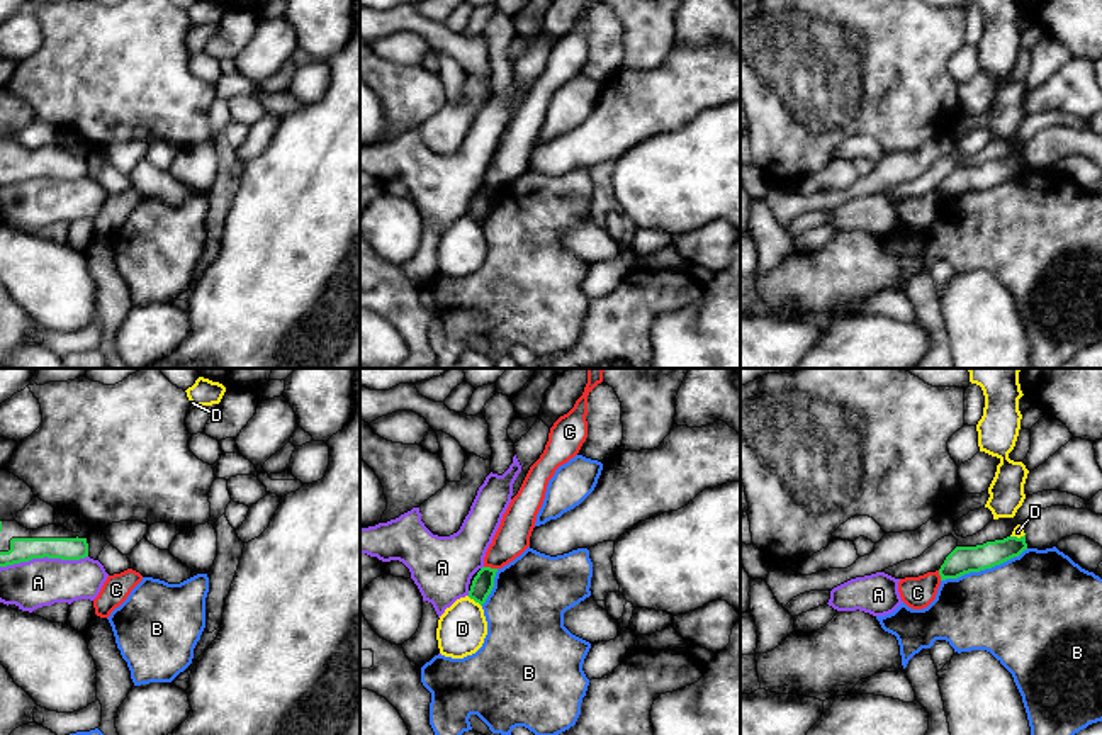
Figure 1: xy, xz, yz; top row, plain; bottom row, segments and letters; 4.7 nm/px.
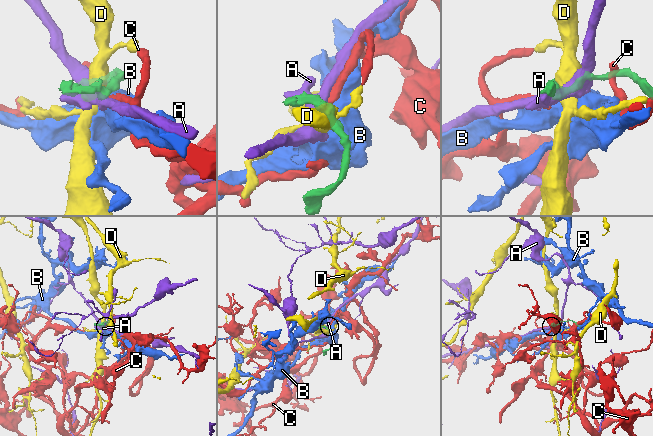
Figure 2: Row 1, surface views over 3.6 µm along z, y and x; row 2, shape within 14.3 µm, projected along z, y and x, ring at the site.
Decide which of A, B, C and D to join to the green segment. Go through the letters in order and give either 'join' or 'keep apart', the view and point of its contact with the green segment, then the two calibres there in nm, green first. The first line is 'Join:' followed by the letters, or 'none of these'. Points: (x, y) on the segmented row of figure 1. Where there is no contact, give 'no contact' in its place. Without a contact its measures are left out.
Join: none of these
A: keep apart | xy (43, 557) | 110/220 nm
B: keep apart | yz (983, 569) | 130/460 nm
C: keep apart | xz (489, 567) | 100/160 nm
D: keep apart | xz (474, 600) | 100/220 nm

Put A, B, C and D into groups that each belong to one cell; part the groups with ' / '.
A / B / C / D

